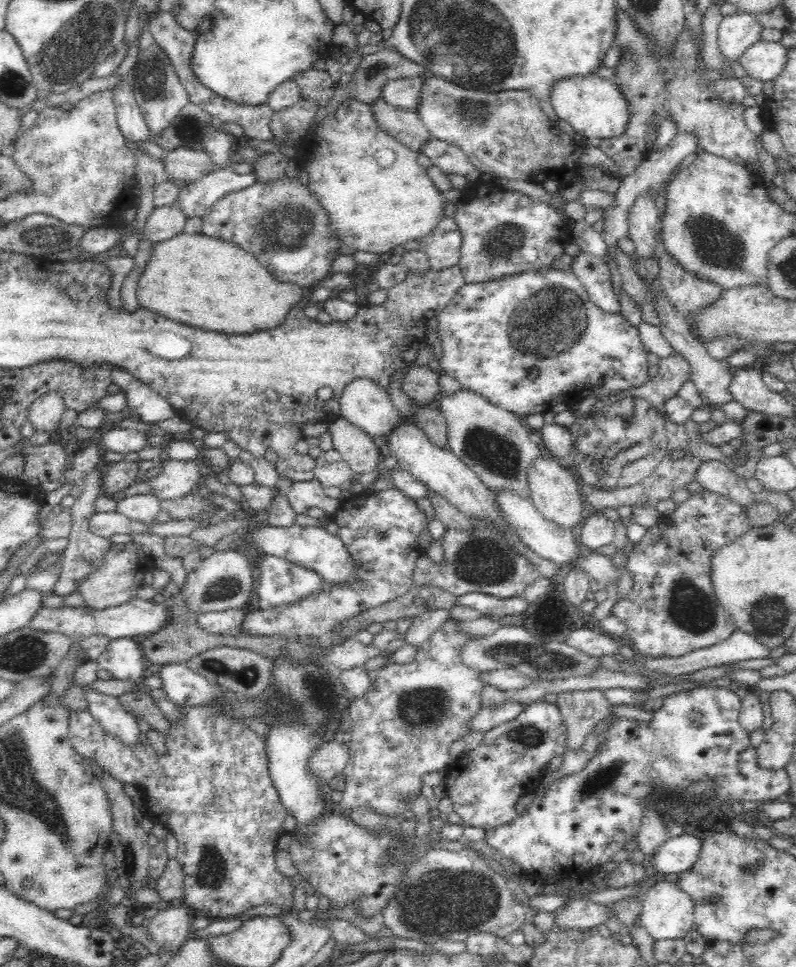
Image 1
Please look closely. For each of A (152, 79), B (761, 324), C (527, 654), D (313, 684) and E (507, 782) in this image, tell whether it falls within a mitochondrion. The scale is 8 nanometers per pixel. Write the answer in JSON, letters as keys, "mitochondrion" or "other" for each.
{"A":"mitochondrion","B":"other","C":"mitochondrion","D":"mitochondrion","E":"other"}

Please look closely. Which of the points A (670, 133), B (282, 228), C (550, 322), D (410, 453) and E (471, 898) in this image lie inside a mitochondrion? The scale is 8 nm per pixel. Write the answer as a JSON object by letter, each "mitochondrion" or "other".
{"A":"other","B":"mitochondrion","C":"mitochondrion","D":"other","E":"mitochondrion"}

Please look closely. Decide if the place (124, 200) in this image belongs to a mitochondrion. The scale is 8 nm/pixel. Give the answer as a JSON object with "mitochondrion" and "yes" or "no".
{"mitochondrion":"no"}

